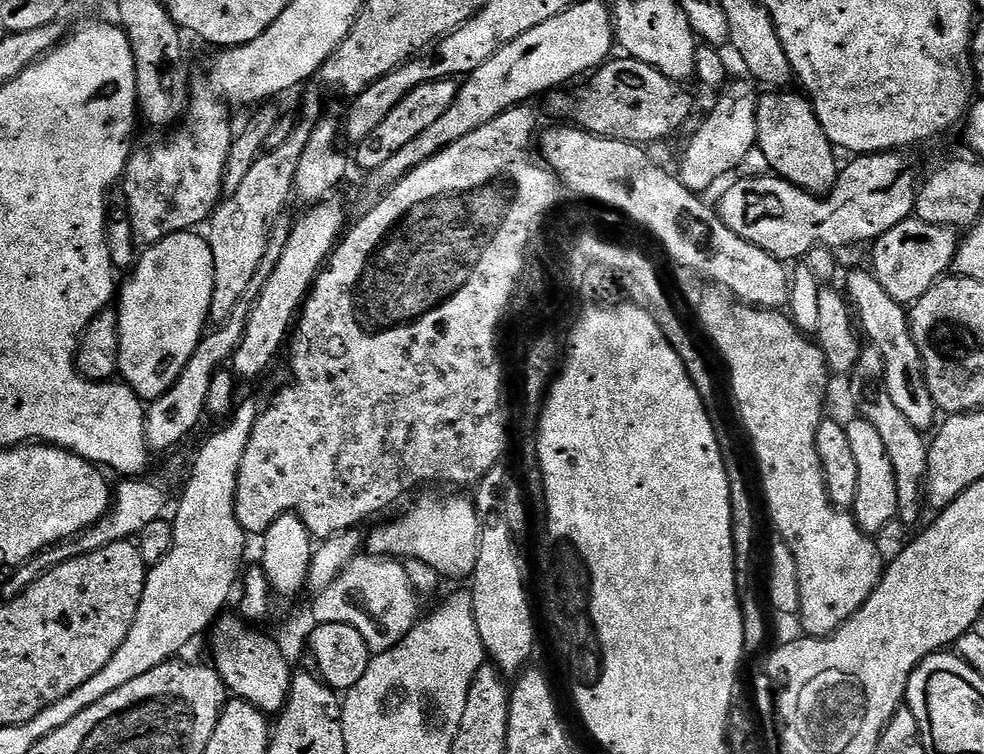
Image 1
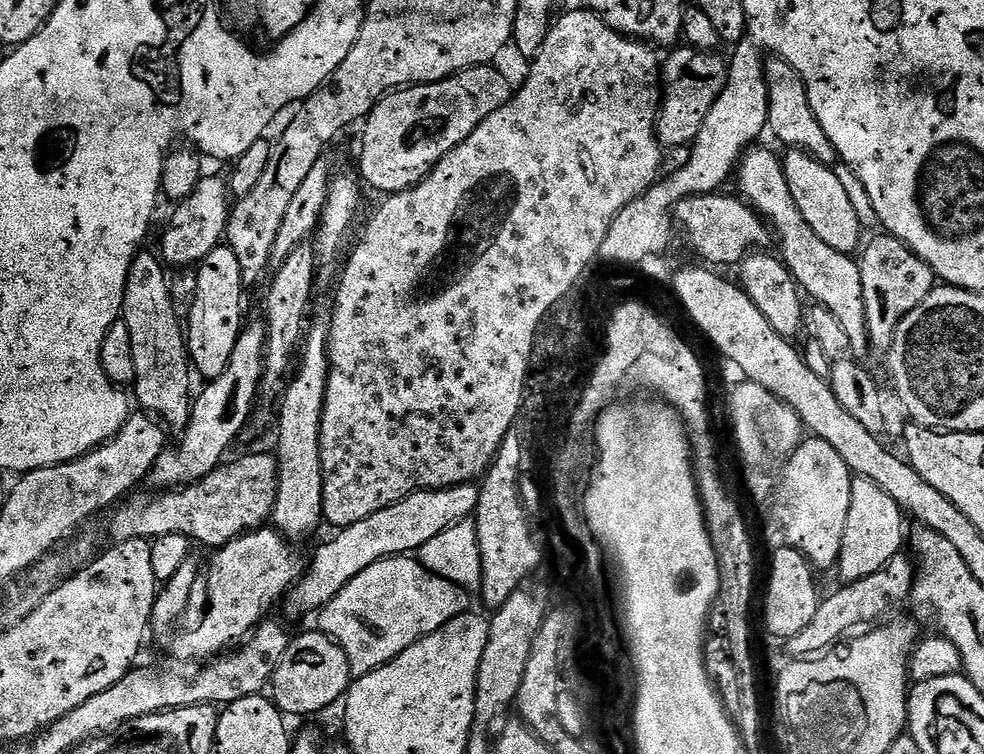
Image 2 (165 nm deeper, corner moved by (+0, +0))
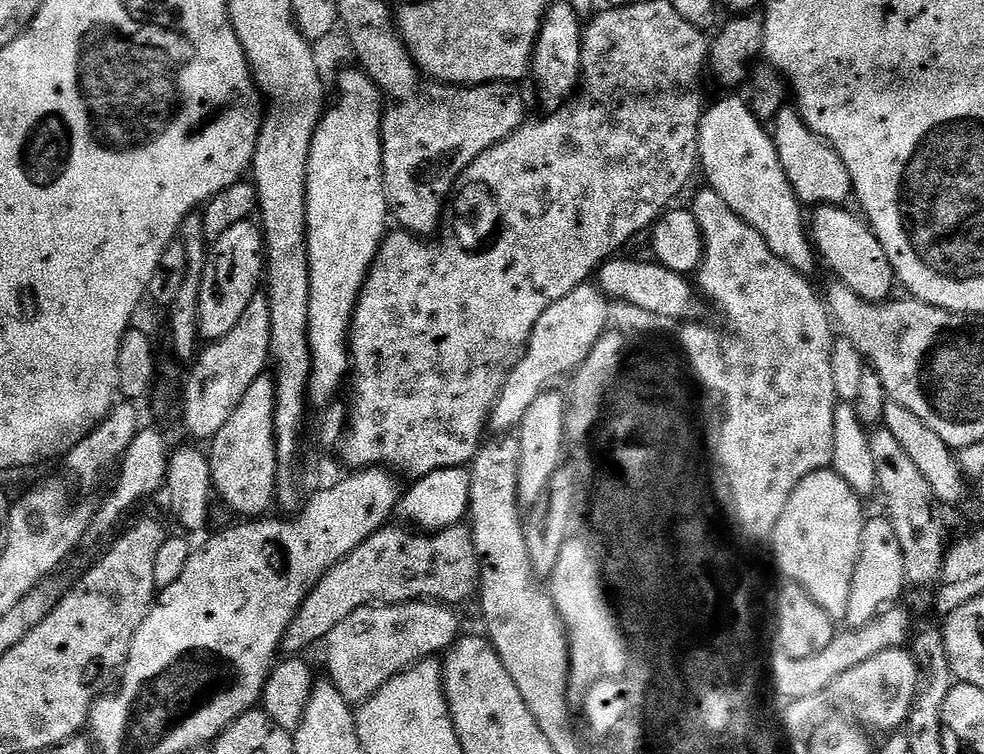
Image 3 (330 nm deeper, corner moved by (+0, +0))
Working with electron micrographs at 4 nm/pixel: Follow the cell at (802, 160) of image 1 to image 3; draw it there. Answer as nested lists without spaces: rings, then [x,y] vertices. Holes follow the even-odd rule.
[[[822,204],[810,216],[810,239],[819,259],[832,271],[831,275],[845,284],[858,298],[884,302],[893,295],[894,273],[882,242],[872,233],[871,227],[859,215],[855,216],[844,206]]]

